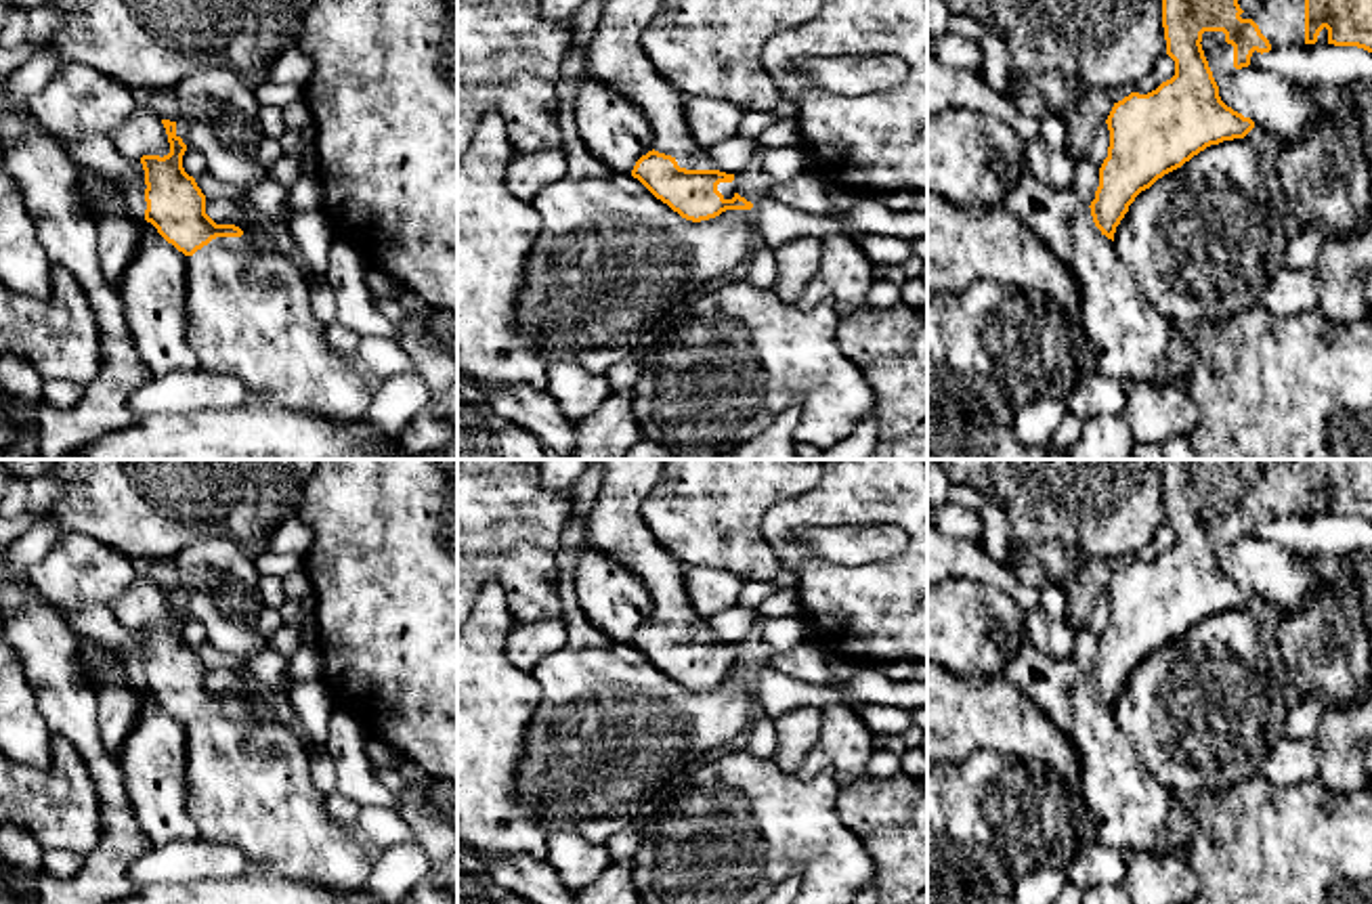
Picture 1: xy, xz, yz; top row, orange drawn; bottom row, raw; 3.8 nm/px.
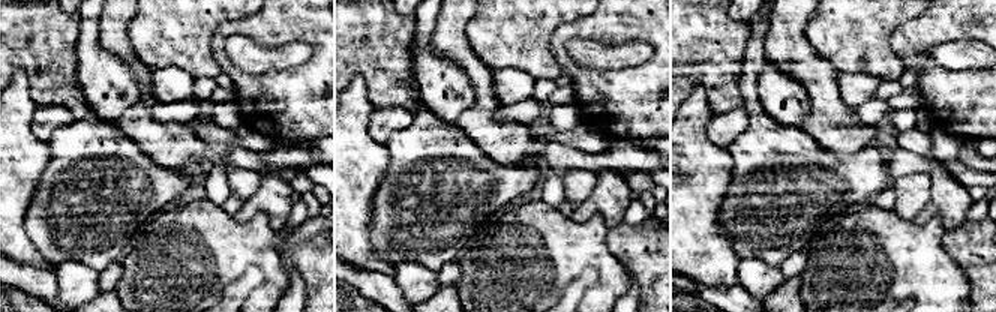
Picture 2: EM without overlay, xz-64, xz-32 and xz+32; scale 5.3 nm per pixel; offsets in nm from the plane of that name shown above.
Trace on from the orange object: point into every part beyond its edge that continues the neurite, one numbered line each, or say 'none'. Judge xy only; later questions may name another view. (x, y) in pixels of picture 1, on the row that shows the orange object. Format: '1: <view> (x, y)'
1: xy (248, 311)

